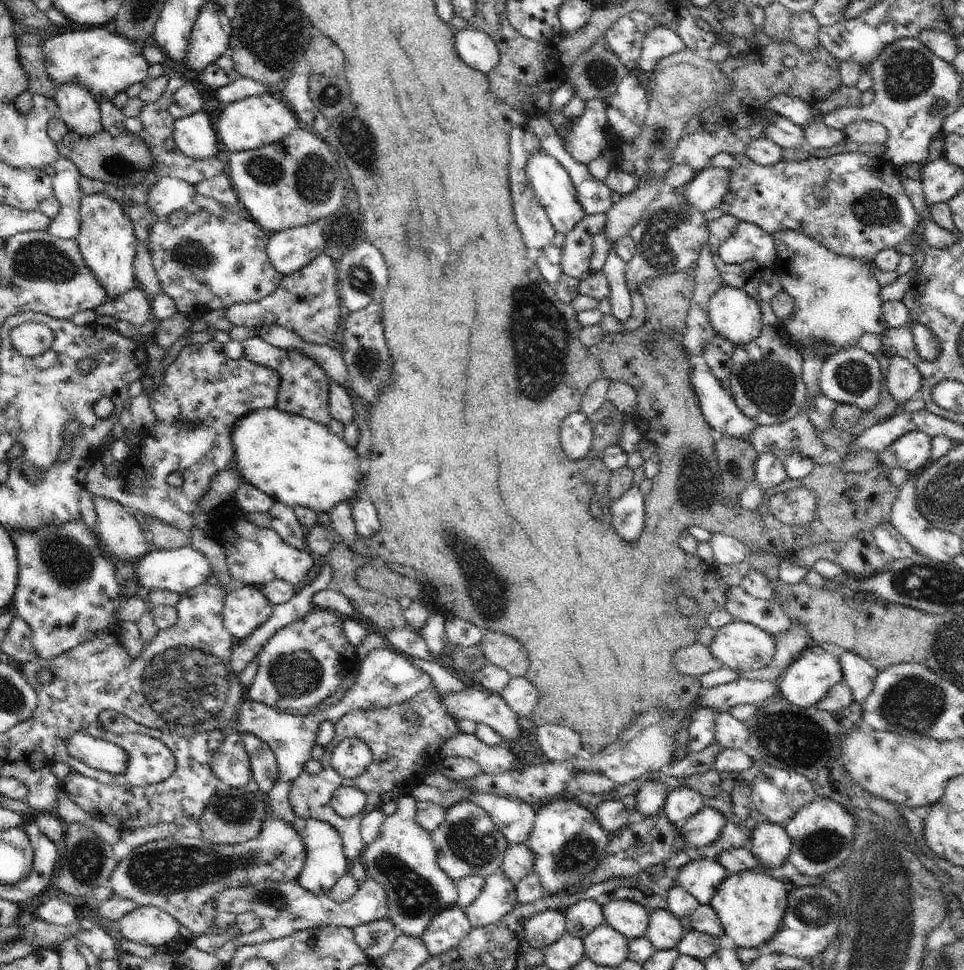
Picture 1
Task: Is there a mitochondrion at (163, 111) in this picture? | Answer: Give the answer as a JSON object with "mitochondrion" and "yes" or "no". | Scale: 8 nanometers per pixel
{"mitochondrion":"no"}

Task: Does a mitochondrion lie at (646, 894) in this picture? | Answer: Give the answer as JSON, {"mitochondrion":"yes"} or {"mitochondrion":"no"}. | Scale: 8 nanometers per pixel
{"mitochondrion":"no"}

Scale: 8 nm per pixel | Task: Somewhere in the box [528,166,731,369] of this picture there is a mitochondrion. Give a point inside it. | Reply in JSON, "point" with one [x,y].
{"point":[661,227]}

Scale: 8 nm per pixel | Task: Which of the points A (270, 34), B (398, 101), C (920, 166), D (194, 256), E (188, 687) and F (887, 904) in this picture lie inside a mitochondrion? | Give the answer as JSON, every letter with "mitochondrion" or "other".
{"A":"mitochondrion","B":"other","C":"other","D":"mitochondrion","E":"mitochondrion","F":"mitochondrion"}

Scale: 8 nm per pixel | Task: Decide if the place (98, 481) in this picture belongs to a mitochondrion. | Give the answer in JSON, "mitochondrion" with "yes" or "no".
{"mitochondrion":"no"}

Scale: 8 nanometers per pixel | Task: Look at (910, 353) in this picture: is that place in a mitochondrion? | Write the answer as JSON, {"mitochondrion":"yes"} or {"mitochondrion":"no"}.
{"mitochondrion":"no"}

